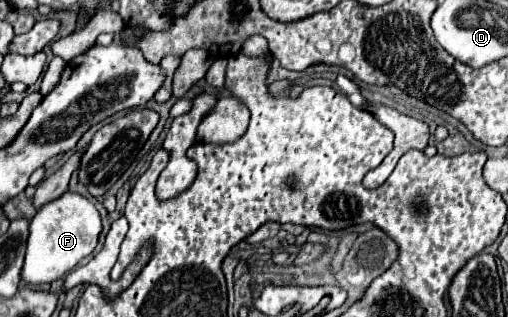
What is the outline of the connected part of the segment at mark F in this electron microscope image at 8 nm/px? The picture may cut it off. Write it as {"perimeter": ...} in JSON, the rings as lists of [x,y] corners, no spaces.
{"perimeter":[[[65,193],[59,199],[43,205],[29,225],[27,255],[21,271],[21,281],[29,287],[49,285],[63,279],[71,269],[75,269],[81,259],[93,253],[101,233],[101,217],[91,201],[77,193]]]}

